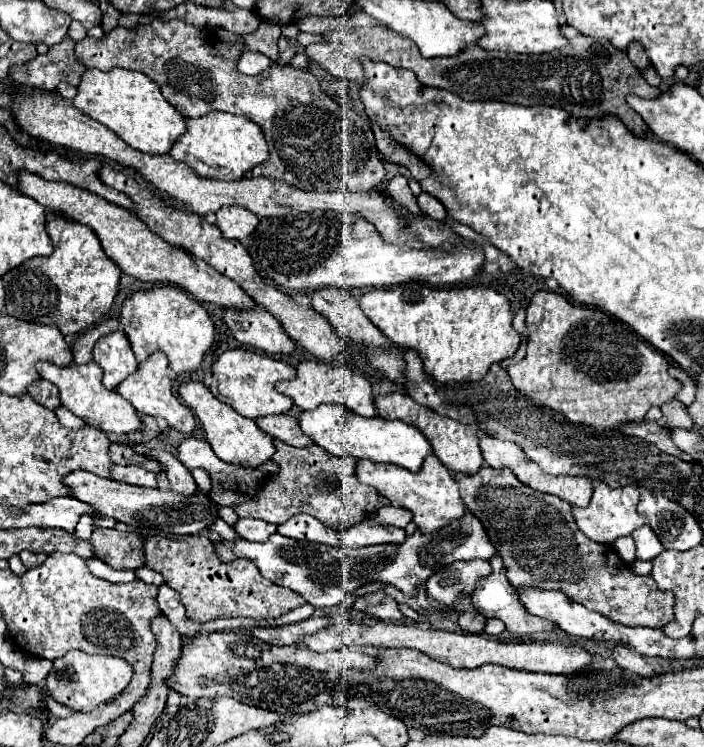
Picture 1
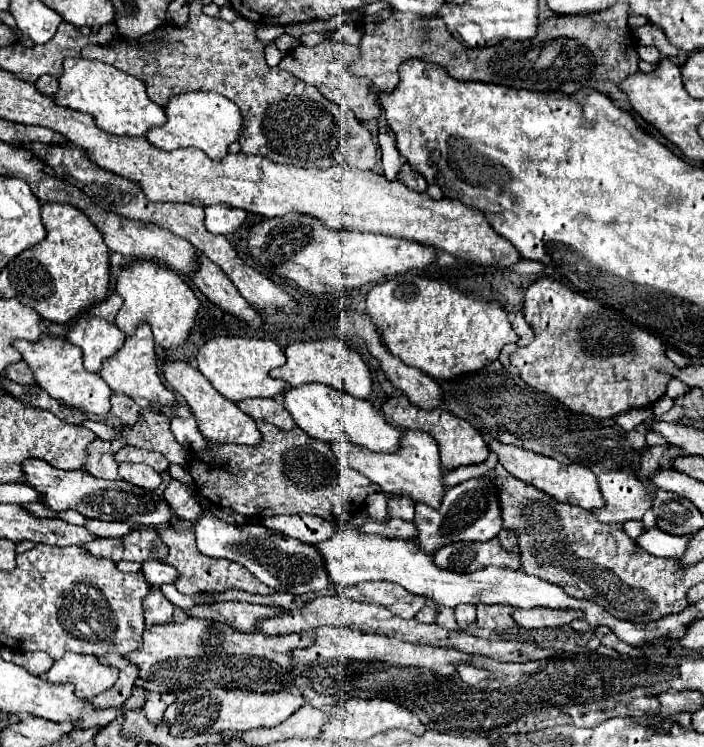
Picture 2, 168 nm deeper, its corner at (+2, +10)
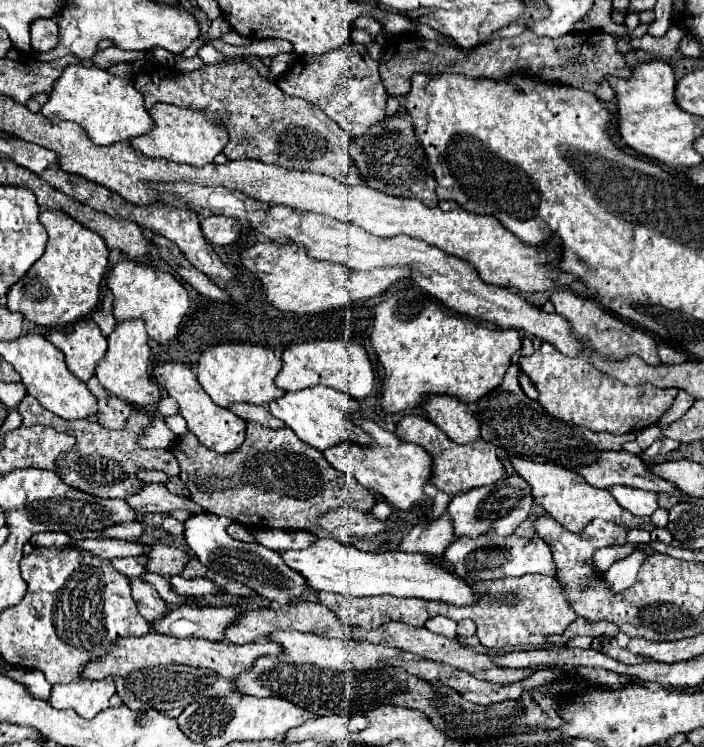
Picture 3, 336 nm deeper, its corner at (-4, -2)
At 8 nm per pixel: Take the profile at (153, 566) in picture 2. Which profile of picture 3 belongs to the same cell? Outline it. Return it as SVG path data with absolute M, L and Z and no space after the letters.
M173 576L169 578L173 590L181 596L205 596L205 594L225 594L223 588L217 588L209 578L197 576L197 578L183 578Z

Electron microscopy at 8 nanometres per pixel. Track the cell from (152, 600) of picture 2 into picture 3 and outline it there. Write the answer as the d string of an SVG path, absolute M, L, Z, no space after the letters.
M129 578L131 582L131 592L133 592L133 600L137 604L137 610L141 612L141 616L147 622L153 622L161 616L165 616L167 612L167 604L161 600L161 596L157 594L157 590L147 584L141 578Z

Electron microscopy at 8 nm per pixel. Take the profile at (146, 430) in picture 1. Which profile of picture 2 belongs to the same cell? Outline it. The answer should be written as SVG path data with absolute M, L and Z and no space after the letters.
M113 394L111 396L111 414L121 422L121 424L135 424L141 416L141 406L123 394Z

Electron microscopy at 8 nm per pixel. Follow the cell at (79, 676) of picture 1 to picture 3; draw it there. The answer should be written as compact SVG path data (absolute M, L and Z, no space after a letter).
M79 680L75 684L53 686L49 704L57 710L75 710L81 718L91 720L101 710L109 708L109 698L115 694L113 680Z

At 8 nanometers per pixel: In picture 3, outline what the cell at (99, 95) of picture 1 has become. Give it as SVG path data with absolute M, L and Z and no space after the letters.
M69 64L55 80L49 100L41 106L41 114L51 120L67 120L79 124L93 144L109 146L135 136L141 136L153 128L149 112L143 108L143 96L135 90L129 76L113 76L107 70L95 66Z

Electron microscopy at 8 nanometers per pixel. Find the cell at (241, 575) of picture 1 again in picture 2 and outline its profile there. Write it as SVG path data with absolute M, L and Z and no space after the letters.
M161 528L157 530L159 532L159 538L169 546L169 554L167 554L167 560L161 560L161 562L167 562L171 564L179 576L175 580L175 588L181 592L181 594L199 594L199 592L227 592L227 590L243 590L243 592L249 592L249 594L277 594L273 588L267 588L267 584L263 584L259 578L251 576L251 572L247 572L241 564L235 564L231 560L217 560L217 558L207 558L203 556L197 546L195 546L195 532L193 530L175 530L175 528Z

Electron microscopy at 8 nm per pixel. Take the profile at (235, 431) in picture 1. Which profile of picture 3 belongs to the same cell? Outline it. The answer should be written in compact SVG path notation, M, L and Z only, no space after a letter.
M165 362L153 368L153 378L179 404L179 414L185 418L187 428L199 438L201 444L205 444L209 450L217 454L227 454L241 446L241 442L245 440L245 428L247 428L245 422L239 416L235 416L229 408L217 406L209 398L209 394L205 394L195 374L189 370L189 366L179 364L179 362Z

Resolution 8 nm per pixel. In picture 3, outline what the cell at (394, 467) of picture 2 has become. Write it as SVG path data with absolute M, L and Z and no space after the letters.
M349 416L363 432L367 432L373 440L371 446L359 446L353 442L343 440L341 444L335 444L333 448L327 448L323 454L327 462L337 468L339 472L357 478L367 490L379 494L383 500L387 500L395 510L409 510L413 504L421 504L425 500L423 486L431 478L431 456L419 448L417 444L401 442L393 432L383 430L377 422L367 420L363 416Z

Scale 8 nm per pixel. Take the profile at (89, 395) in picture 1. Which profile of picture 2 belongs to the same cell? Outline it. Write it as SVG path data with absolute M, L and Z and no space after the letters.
M43 338L39 342L27 342L27 340L15 340L15 348L21 352L23 360L29 364L29 368L35 374L37 384L55 400L61 404L67 404L69 408L77 408L83 414L99 416L103 420L109 418L111 410L111 394L113 390L101 380L99 374L91 374L83 368L83 352L79 346L69 344L63 338Z

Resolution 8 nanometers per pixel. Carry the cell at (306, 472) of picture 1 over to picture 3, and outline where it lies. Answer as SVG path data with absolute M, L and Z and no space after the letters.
M247 422L245 442L229 454L217 454L199 444L191 432L185 432L185 436L171 442L169 450L179 462L179 478L191 492L193 502L211 514L237 520L253 530L307 530L333 508L349 506L369 512L377 502L373 492L329 466L317 448L301 442L289 428L269 430L257 422Z

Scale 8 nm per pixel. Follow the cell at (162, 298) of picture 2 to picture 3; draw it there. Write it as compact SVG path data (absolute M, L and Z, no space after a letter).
M121 260L111 268L105 280L109 290L113 292L115 320L129 320L129 318L143 320L149 338L153 338L159 344L165 344L177 336L179 324L183 322L183 316L189 312L189 296L173 274L163 272L159 268L143 266L133 260Z

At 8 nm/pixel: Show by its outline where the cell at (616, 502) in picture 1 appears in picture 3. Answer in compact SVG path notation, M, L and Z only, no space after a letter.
M613 486L611 494L625 510L635 516L651 516L659 508L655 492L645 492L629 486Z

